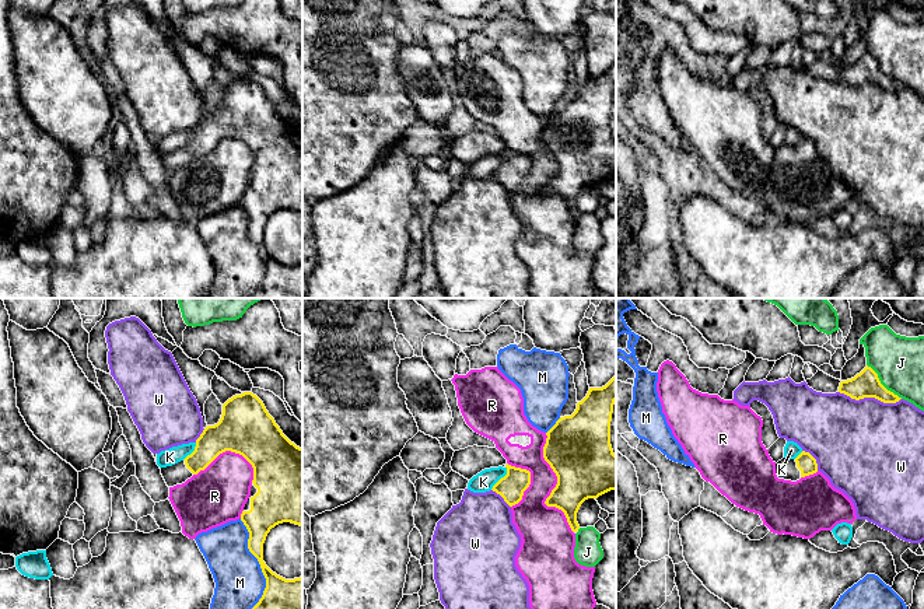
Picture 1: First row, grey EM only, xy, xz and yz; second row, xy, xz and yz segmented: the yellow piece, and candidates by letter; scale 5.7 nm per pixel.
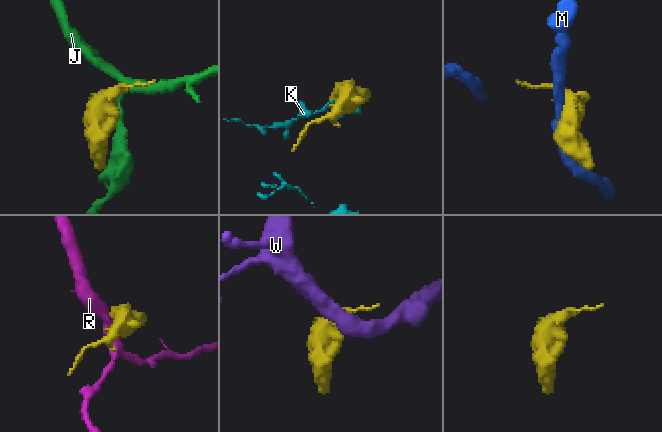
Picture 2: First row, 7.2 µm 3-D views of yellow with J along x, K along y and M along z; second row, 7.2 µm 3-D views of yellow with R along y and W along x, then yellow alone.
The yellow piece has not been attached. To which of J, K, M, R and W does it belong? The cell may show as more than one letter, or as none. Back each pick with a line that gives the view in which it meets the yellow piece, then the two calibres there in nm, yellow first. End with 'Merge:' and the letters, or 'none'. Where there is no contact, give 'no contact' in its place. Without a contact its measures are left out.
Merge: none

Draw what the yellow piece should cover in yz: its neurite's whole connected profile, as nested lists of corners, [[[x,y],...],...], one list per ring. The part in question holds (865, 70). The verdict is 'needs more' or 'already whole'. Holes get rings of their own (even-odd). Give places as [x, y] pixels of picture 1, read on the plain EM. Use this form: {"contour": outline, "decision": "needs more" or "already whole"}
{"contour": [[[868,52],[854,64],[841,67],[839,78],[855,87],[875,84],[883,90],[896,90],[902,85],[893,78],[888,77],[881,70],[878,60]]], "decision": "already whole"}

